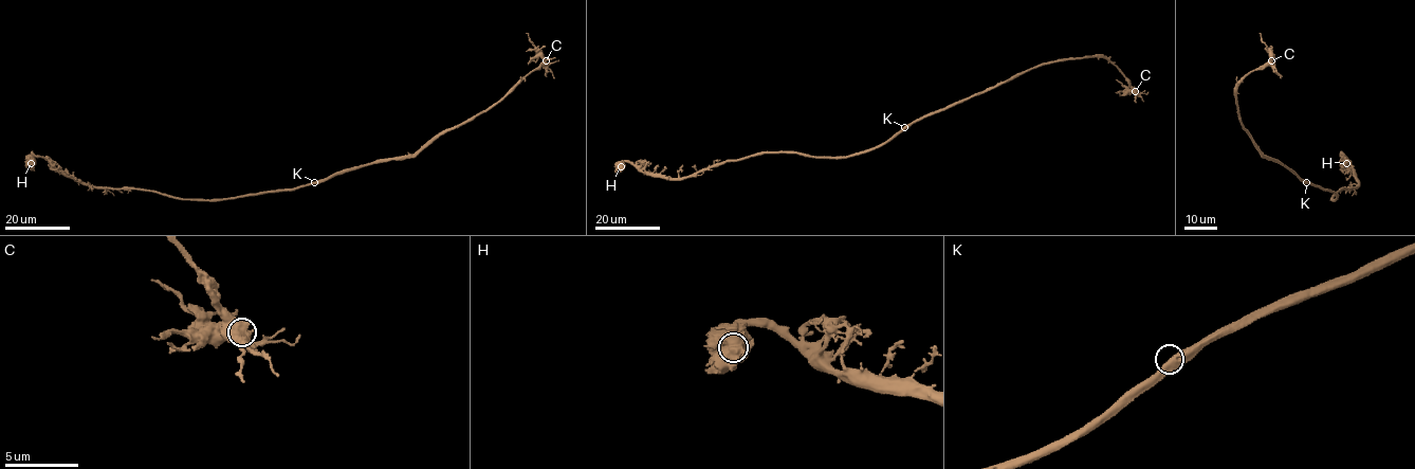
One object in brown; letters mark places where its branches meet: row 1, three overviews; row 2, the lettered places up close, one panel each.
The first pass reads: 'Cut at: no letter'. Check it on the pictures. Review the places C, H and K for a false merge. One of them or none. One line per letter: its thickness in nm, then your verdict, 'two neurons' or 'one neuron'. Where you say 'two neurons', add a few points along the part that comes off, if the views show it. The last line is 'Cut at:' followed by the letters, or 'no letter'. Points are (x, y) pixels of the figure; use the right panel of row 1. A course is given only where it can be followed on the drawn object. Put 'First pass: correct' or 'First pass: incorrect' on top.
First pass: correct
C: 500 nm | one neuron
H: 1200 nm | one neuron
K: 550 nm | one neuron
Cut at: no letter

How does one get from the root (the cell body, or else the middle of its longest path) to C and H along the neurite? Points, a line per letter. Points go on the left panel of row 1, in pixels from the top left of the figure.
C: (316, 183), (347, 169), (419, 152), (441, 134), (500, 102), (546, 60)
H: (316, 183), (214, 200), (177, 199), (151, 191), (83, 184), (61, 174), (40, 156), (34, 156), (31, 163)

